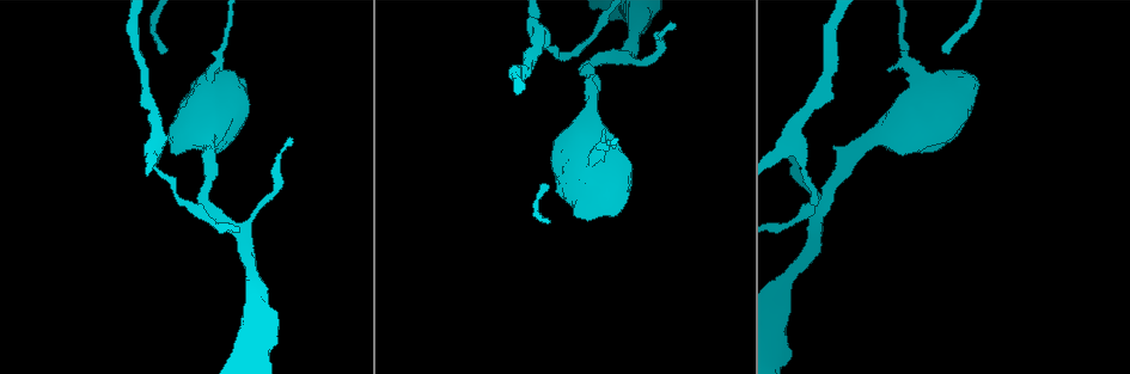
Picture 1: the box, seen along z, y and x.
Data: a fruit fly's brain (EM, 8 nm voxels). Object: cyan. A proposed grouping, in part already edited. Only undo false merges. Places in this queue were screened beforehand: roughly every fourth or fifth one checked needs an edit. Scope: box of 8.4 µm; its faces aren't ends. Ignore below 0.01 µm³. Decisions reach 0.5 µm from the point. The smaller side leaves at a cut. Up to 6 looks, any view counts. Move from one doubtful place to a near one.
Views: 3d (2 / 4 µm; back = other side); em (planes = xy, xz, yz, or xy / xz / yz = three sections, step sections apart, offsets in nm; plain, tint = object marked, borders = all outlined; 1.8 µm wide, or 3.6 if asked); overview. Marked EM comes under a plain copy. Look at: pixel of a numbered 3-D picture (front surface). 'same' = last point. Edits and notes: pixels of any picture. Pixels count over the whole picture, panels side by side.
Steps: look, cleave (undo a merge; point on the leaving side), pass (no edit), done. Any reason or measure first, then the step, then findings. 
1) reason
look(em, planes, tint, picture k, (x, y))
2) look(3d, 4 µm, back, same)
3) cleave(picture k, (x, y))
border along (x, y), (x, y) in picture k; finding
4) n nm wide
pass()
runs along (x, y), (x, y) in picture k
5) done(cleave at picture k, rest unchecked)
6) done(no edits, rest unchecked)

calibre changes
look(em, 3.6 µm, planes, tint, picture 1, (589, 161))

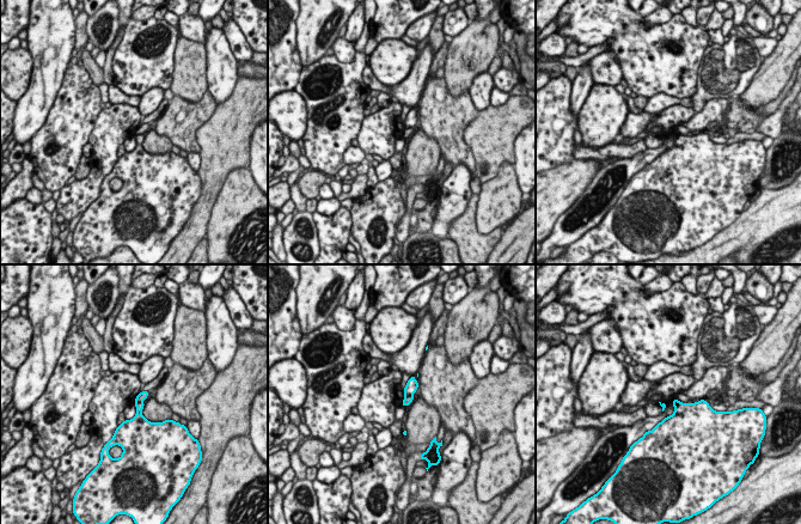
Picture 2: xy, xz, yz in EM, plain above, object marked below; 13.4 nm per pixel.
cleave(picture 2, (407, 400))
a second cell is stuck on

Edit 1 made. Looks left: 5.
look(overview)

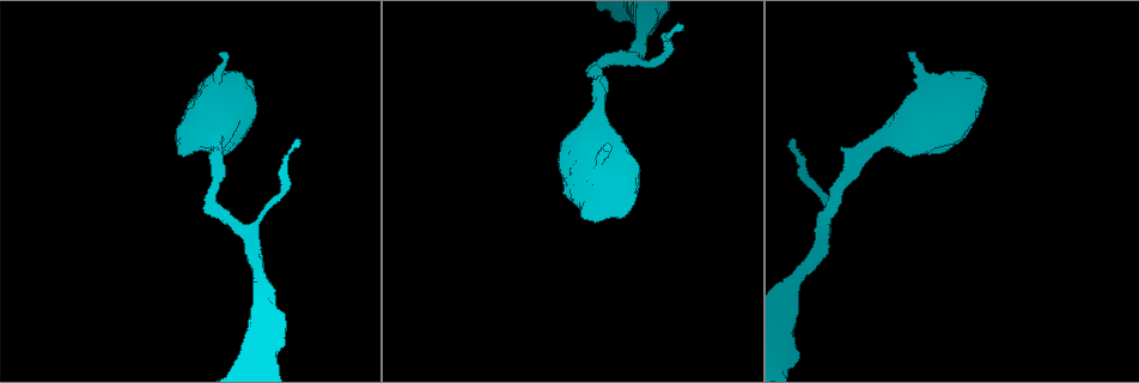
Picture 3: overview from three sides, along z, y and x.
abrupt turn
look(em, xy, step 4, tint, picture 3, (627, 57))

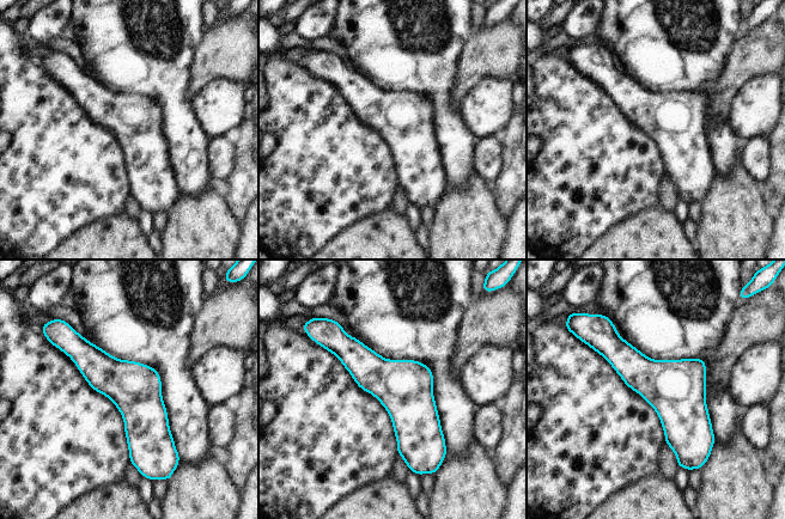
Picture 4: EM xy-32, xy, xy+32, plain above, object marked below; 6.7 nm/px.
cut it another way
look(em, planes, tint, same)

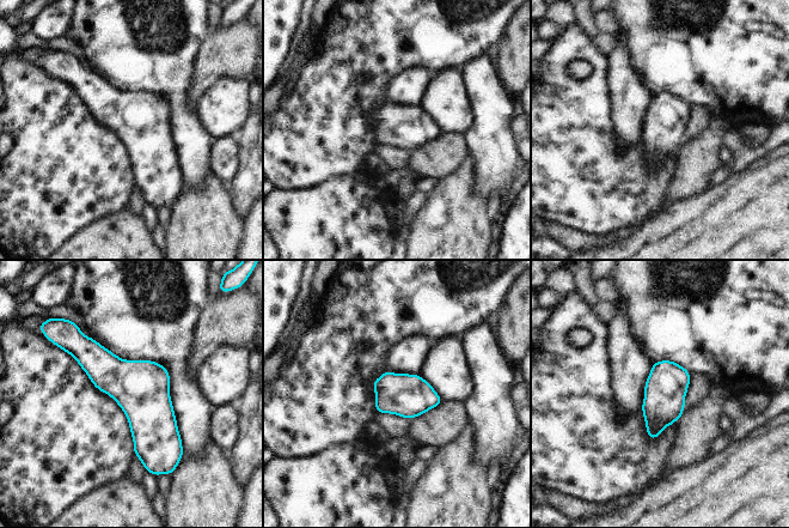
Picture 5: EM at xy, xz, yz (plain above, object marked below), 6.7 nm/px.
pass()
all the same cell

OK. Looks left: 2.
done(cleave at picture 2, rest unchecked)

